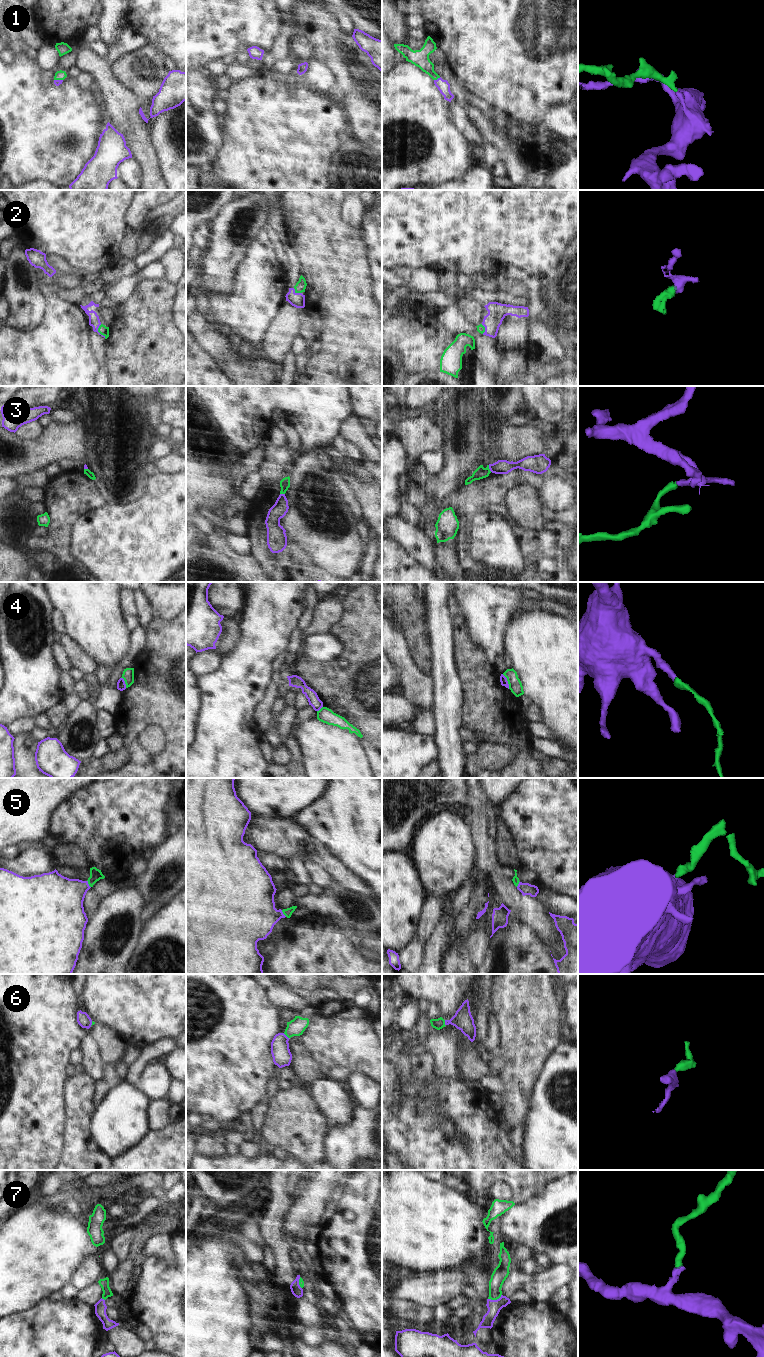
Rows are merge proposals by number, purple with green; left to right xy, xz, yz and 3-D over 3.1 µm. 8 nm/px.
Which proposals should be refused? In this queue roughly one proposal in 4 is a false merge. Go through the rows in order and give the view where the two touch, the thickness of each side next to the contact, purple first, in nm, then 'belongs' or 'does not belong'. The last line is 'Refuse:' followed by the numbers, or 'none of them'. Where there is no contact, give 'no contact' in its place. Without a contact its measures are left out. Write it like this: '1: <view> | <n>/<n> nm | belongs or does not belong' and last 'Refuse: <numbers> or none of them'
1: yz | 100/140 nm | belongs
2: xy | 90/80 nm | belongs
3: yz | 110/90 nm | does not belong
4: yz | 60/110 nm | does not belong
5: xy | 360/100 nm | belongs
6: xz | 150/140 nm | belongs
7: yz | 110/120 nm | belongs
Refuse: 3, 4

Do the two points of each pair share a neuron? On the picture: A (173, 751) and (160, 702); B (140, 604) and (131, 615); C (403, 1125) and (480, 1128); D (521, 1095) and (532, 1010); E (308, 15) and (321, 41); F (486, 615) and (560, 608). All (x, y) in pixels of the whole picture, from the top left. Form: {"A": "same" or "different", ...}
{"A": "same", "B": "different", "C": "same", "D": "same", "E": "same", "F": "same"}

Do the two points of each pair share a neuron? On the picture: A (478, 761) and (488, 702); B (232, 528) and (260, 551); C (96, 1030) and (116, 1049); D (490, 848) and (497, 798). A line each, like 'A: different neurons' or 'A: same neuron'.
A: different neurons
B: different neurons
C: same neuron
D: different neurons

